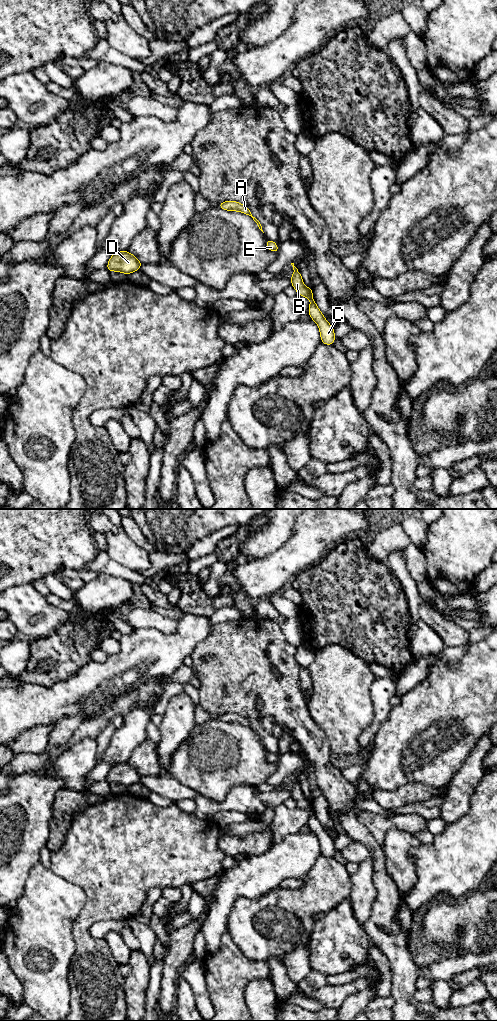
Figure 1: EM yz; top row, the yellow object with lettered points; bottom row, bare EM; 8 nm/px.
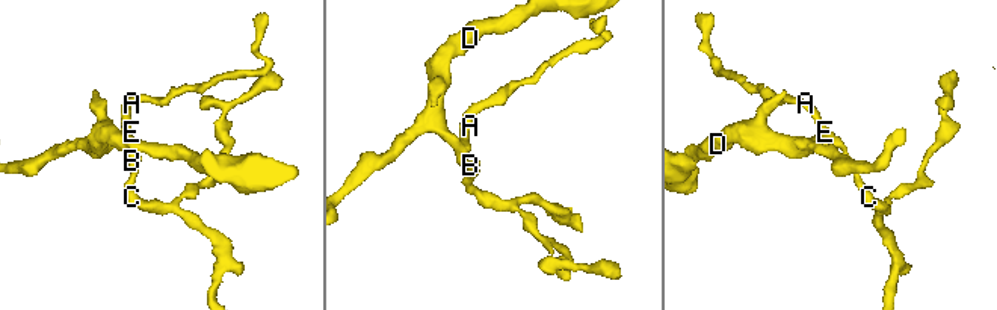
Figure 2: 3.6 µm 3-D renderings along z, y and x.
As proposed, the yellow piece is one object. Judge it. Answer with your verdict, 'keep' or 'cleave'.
keep

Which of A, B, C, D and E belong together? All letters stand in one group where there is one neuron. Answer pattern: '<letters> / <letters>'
A B C D E

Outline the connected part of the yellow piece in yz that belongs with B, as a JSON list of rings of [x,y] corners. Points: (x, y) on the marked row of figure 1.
[[[293,266],[294,274],[291,276],[291,285],[296,289],[297,294],[310,299],[308,314],[319,326],[321,342],[325,345],[333,345],[335,341],[334,328],[326,321],[325,317],[317,307],[313,298],[312,288],[305,287],[302,276],[298,269]]]

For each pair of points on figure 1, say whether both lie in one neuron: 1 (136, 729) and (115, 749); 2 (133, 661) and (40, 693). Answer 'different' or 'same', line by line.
1: same
2: same

